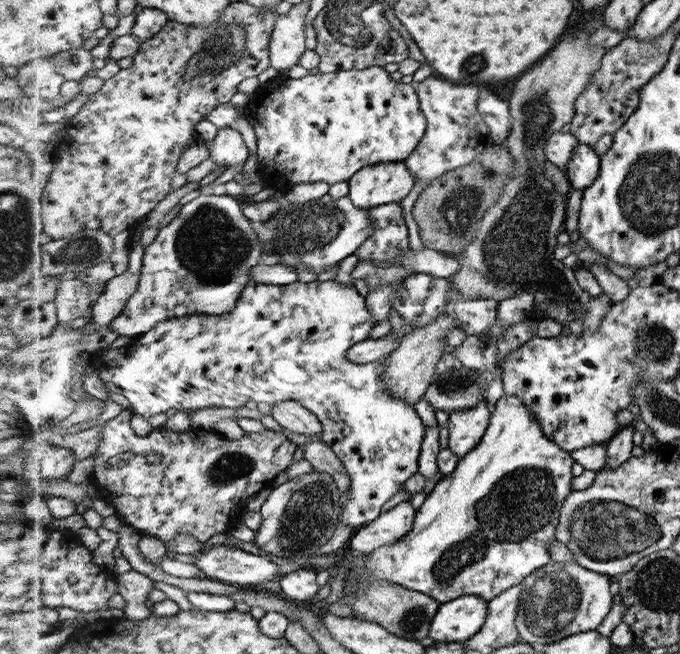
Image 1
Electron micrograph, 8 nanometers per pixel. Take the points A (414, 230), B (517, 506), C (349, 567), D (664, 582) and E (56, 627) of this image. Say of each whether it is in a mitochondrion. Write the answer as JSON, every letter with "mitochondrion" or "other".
{"A":"other","B":"mitochondrion","C":"other","D":"mitochondrion","E":"other"}

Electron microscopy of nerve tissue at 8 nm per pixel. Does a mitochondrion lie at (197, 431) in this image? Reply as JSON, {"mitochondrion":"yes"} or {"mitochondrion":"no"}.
{"mitochondrion":"no"}

